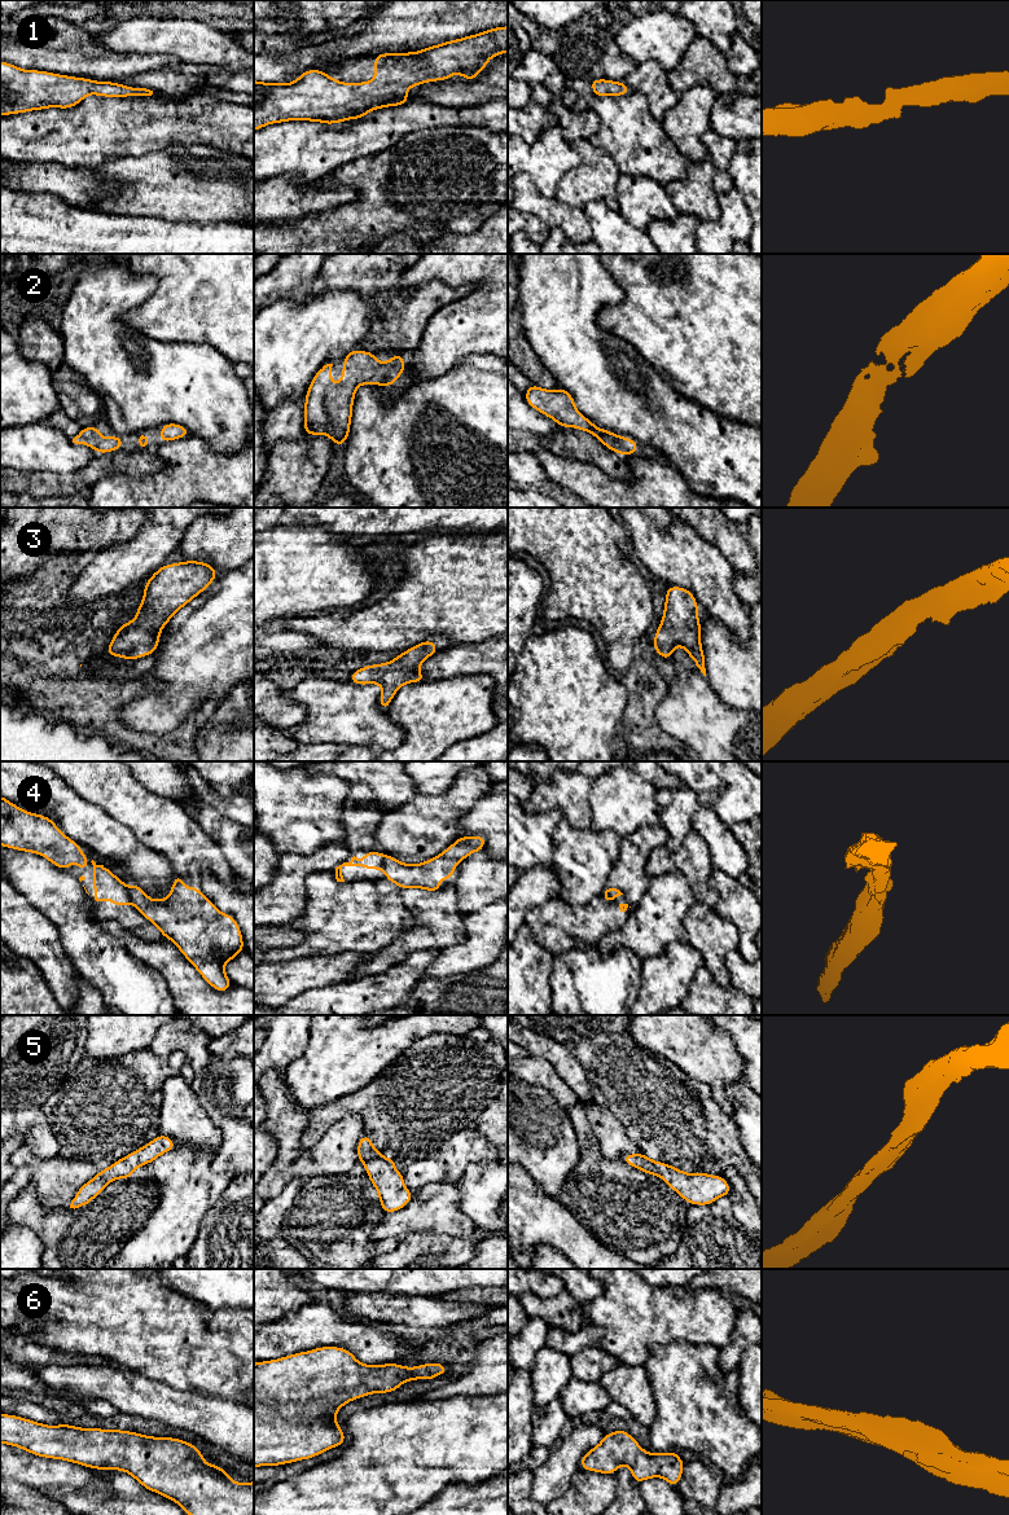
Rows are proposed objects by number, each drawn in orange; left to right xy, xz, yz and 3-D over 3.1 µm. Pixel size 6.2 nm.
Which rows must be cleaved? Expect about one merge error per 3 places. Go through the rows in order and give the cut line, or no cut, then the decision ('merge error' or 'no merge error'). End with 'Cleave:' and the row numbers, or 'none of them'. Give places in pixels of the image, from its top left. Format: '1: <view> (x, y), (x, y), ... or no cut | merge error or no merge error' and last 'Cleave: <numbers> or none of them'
1: no cut | no merge error
2: no cut | no merge error
3: no cut | no merge error
4: xy (127, 887), (131, 900) | merge error
5: no cut | no merge error
6: no cut | no merge error
Cleave: 4

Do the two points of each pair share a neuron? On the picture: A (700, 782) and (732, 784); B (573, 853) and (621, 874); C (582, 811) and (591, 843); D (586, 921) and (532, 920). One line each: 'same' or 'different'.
A: same
B: different
C: different
D: same

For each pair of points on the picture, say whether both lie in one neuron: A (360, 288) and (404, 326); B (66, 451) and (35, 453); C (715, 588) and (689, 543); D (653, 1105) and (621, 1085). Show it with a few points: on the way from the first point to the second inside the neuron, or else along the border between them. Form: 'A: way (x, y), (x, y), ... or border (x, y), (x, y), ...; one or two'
A: way (374, 288), (380, 288), (403, 312); one
B: way (58, 451), (43, 451); one
C: way (710, 576), (689, 554); one
D: way (645, 1097), (634, 1085), (628, 1085); one

